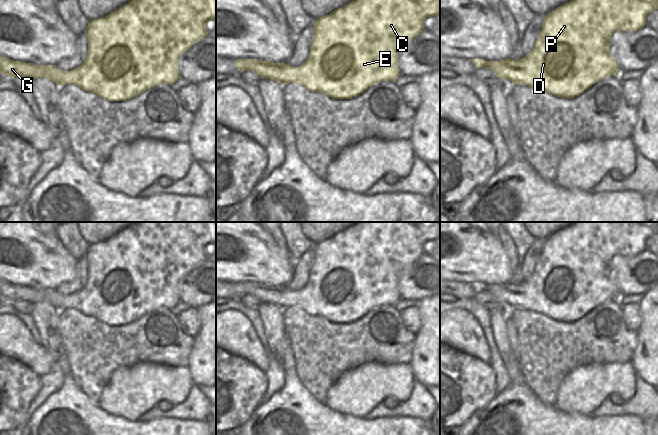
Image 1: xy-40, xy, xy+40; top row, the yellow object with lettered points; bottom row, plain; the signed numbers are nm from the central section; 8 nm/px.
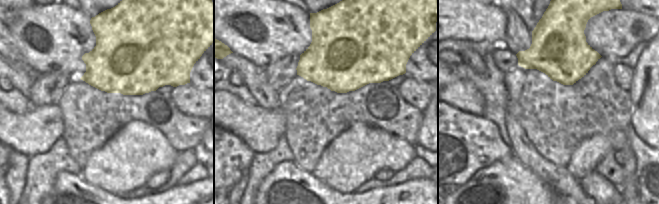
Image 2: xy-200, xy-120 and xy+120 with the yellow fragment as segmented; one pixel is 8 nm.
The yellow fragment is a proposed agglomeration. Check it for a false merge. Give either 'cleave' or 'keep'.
keep

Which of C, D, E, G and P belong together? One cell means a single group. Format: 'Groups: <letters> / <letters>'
Groups: C D E G P

